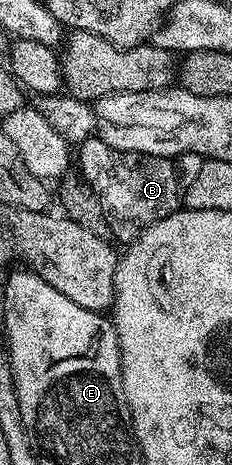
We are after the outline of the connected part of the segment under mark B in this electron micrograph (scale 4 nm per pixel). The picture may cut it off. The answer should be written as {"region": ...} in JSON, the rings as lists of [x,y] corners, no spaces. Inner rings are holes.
{"region":[[[95,134],[77,145],[76,168],[77,171],[90,183],[96,198],[100,198],[100,206],[104,210],[107,229],[115,232],[125,242],[133,241],[142,229],[154,224],[160,218],[171,216],[183,207],[186,191],[196,182],[196,174],[200,174],[204,160],[195,152],[186,152],[177,158],[173,156],[149,156],[143,152],[121,152],[108,146],[102,137]]]}

